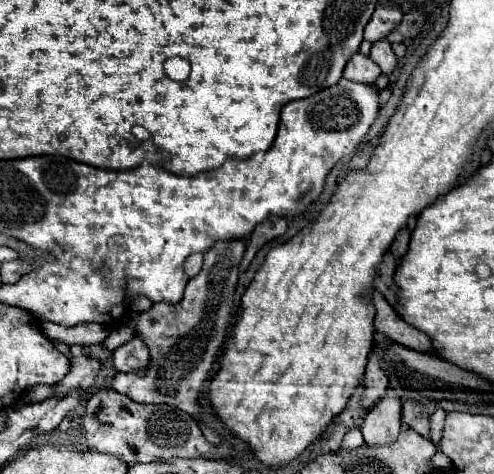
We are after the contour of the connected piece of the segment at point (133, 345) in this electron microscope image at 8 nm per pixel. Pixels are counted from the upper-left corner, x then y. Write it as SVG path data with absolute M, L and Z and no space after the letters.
M134 336L124 346L116 348L112 358L114 358L114 366L118 368L118 372L140 372L150 364L148 346L138 336Z

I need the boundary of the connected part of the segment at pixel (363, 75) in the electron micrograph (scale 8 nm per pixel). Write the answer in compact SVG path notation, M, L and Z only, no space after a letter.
M358 52L358 54L354 54L352 60L346 64L344 76L346 76L348 80L354 80L354 82L374 84L376 78L380 76L380 68L378 68L368 56L362 56L362 54Z

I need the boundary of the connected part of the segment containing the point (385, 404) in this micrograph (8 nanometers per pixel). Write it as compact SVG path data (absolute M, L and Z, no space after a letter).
M384 396L374 404L360 428L366 444L390 444L400 432L400 414L402 414L402 400L396 396Z

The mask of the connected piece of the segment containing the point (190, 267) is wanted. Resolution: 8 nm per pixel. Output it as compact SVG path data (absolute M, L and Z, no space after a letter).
M192 254L192 256L188 256L186 258L186 264L184 264L184 268L186 268L186 274L192 278L192 276L196 276L200 270L202 270L202 254Z

